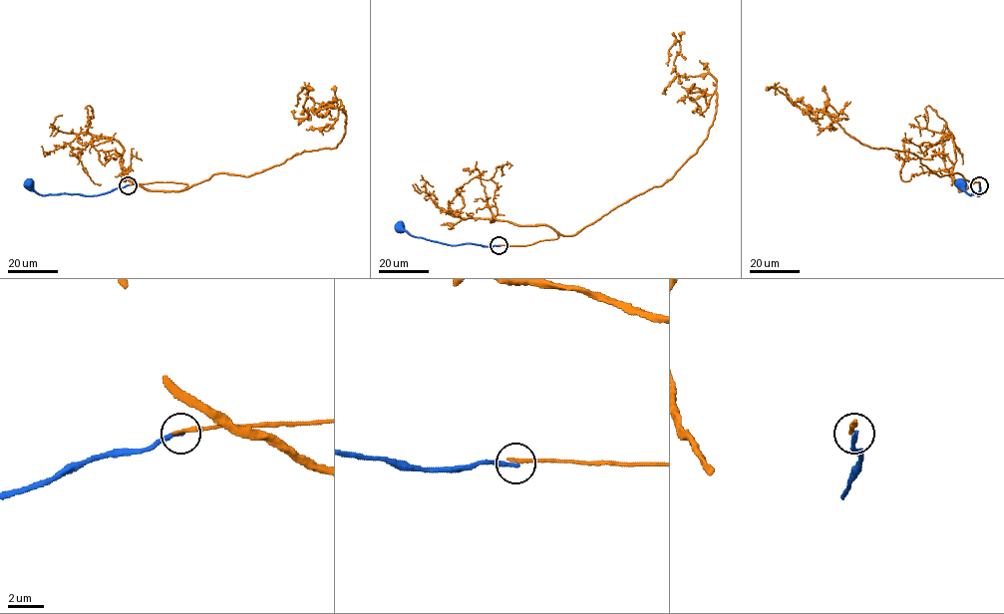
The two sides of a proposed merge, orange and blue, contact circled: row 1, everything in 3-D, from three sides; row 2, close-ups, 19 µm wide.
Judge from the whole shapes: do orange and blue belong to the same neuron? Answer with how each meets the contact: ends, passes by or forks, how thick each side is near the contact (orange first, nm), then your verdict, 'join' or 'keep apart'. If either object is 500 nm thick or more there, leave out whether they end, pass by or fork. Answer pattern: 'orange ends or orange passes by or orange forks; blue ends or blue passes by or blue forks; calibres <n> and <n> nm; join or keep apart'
orange ends; blue ends; calibres 240 and 280 nm; keep apart

